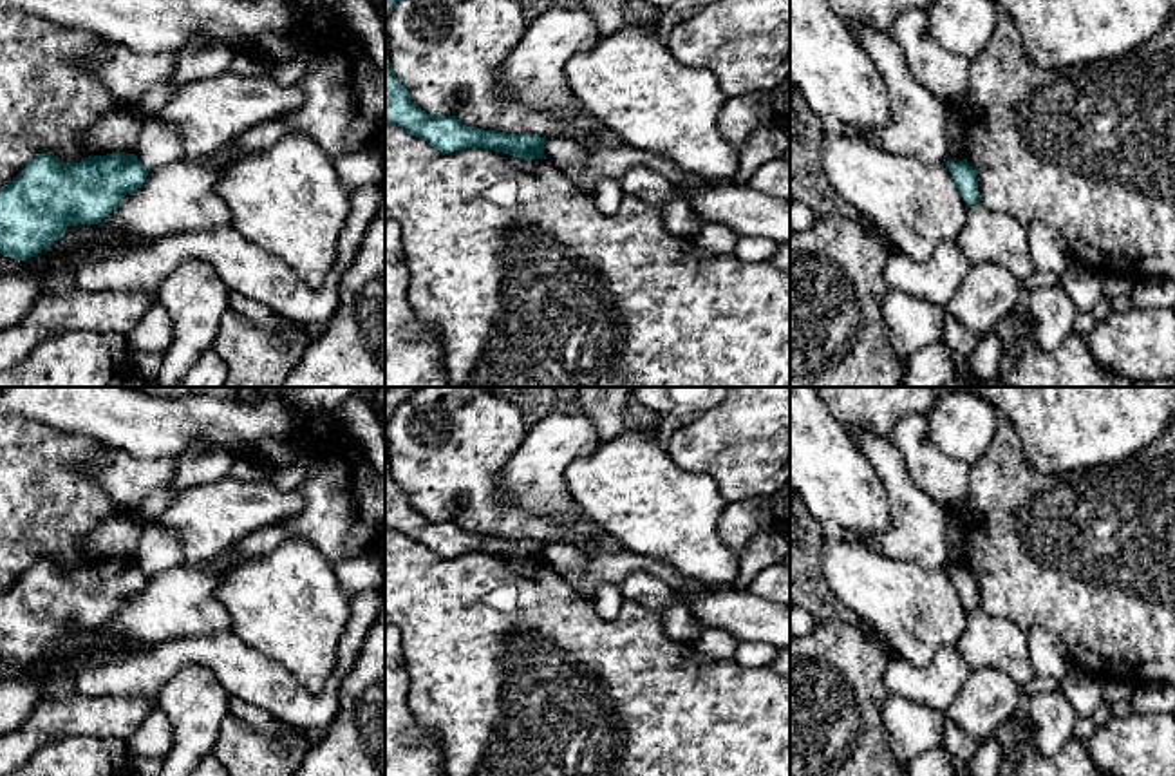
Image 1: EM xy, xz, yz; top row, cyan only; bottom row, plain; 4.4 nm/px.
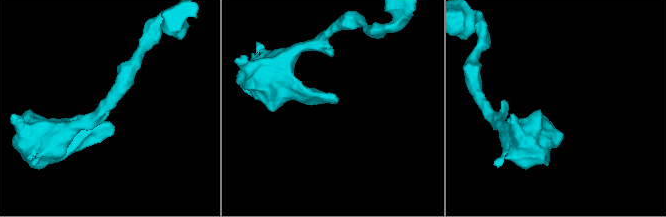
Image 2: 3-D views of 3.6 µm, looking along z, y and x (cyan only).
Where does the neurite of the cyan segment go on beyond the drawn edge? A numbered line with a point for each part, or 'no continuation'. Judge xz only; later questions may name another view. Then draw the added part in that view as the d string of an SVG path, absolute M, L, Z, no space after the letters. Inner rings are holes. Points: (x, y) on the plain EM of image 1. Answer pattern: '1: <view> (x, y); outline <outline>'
no continuation

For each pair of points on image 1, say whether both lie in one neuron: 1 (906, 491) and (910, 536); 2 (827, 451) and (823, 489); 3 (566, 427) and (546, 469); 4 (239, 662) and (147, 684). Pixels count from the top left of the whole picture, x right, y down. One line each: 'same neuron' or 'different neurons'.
1: same neuron
2: same neuron
3: same neuron
4: same neuron

